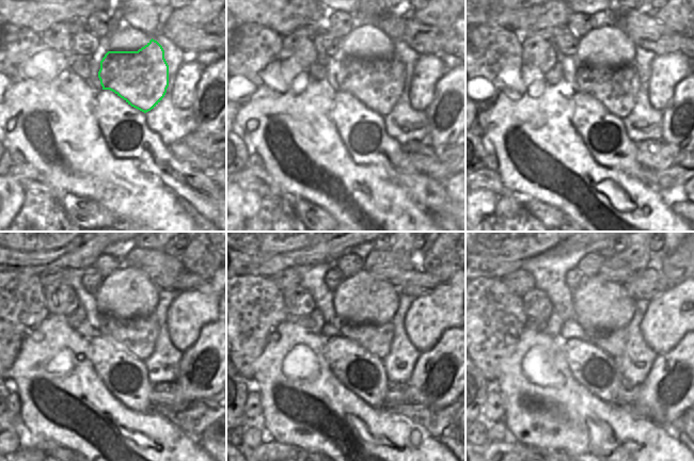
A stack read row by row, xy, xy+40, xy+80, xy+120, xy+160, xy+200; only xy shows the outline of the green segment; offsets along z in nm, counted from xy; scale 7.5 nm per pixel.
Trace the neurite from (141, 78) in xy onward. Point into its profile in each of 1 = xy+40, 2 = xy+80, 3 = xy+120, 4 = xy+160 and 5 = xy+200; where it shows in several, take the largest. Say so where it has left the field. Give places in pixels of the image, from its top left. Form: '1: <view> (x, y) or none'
1: xy+40 (378, 82)
2: xy+80 (616, 88)
3: xy+120 (138, 335)
4: xy+160 (376, 338)
5: xy+200 (611, 342)

